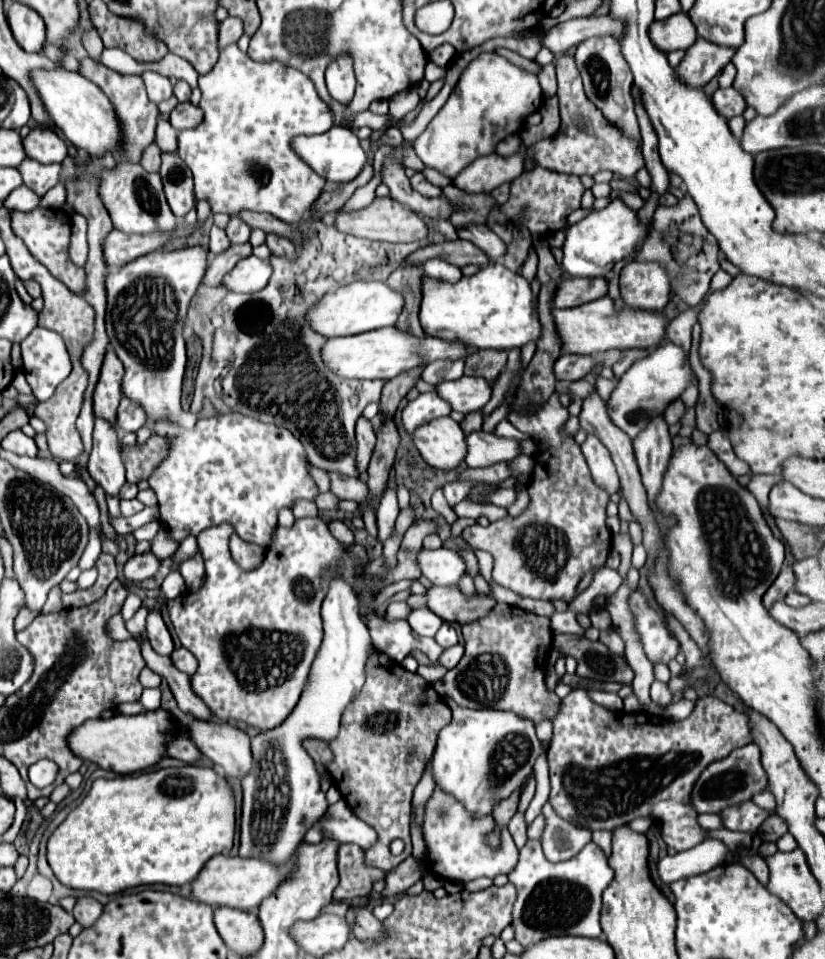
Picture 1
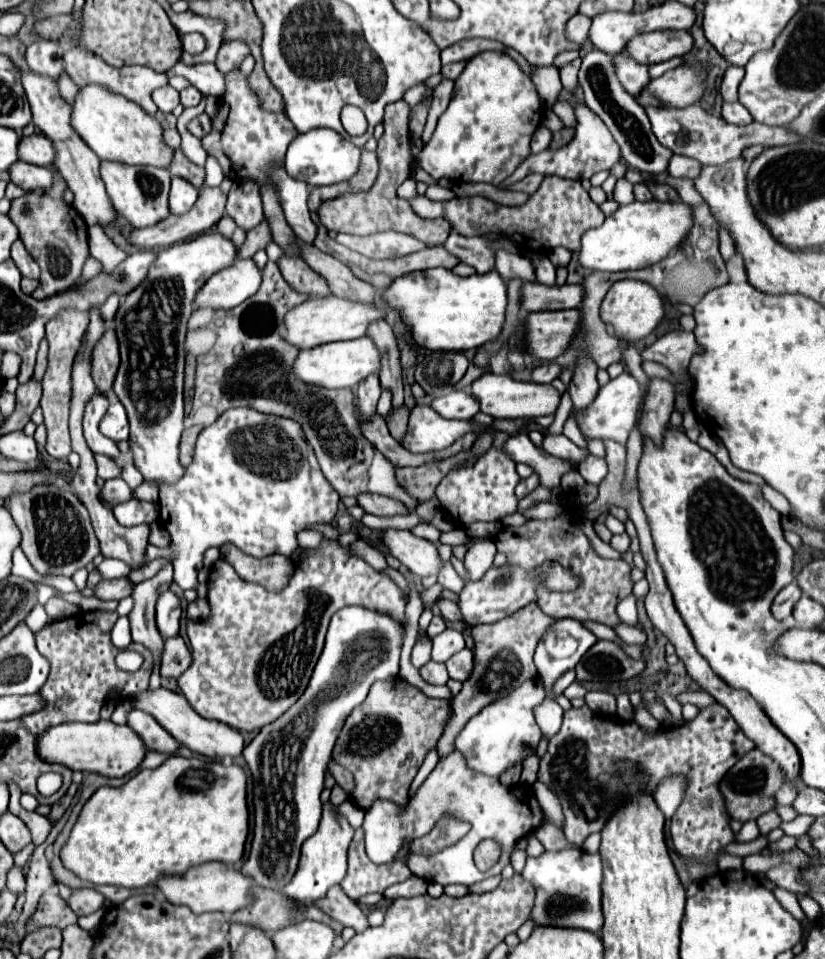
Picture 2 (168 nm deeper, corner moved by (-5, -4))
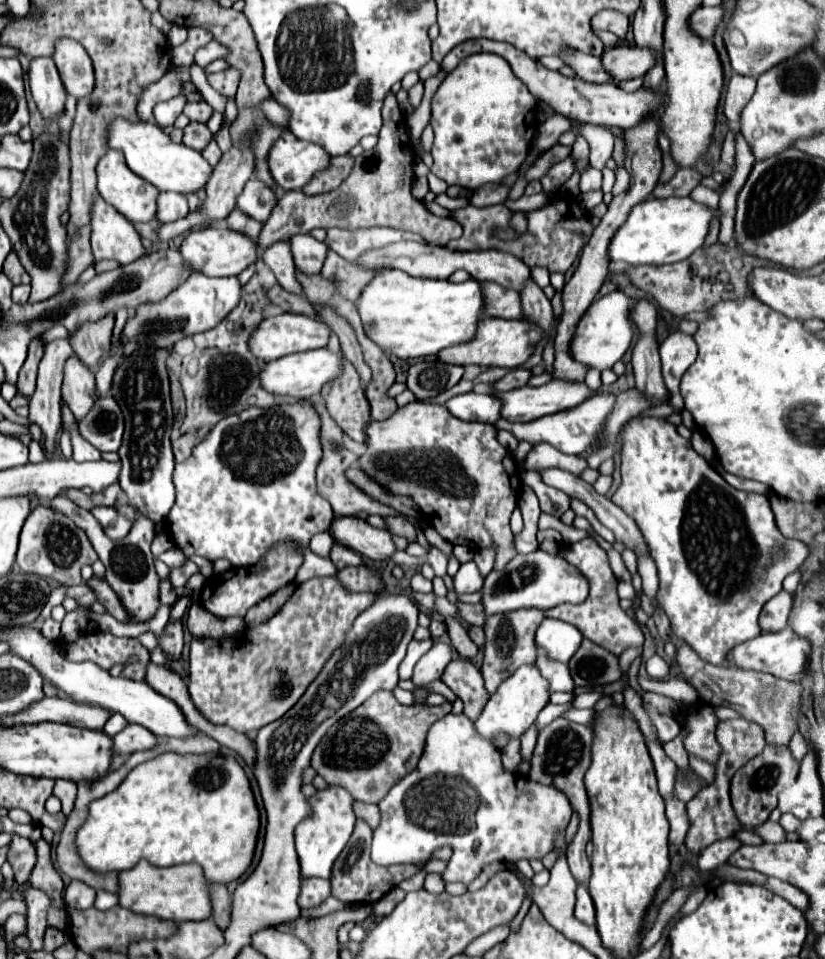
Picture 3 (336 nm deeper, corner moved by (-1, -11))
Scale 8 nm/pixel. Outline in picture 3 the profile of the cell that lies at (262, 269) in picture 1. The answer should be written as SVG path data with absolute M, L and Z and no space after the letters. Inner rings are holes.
M191 275L183 283L183 287L177 287L161 303L139 307L135 317L127 321L123 329L125 355L127 351L131 351L131 347L135 347L135 343L159 343L159 347L173 347L173 343L177 343L187 335L213 329L239 305L241 293L243 285L237 277Z

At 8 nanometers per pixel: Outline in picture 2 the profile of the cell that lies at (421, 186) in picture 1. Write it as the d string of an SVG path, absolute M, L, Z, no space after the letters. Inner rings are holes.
M429 186L425 196L429 200L451 200L451 198L455 198L455 192L451 188L443 188L443 186Z

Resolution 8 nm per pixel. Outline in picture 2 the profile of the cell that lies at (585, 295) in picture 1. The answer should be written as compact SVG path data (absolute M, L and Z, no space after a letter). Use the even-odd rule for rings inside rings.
M537 282L523 284L521 288L521 310L539 312L539 310L567 310L577 308L583 298L581 286L545 286Z

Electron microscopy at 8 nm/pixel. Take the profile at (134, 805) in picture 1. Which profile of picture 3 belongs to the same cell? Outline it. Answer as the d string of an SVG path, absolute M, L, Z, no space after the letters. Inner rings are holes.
M159 755L153 761L135 767L115 791L95 799L89 805L85 823L75 835L75 847L85 867L103 875L131 869L139 859L147 859L155 867L199 863L211 883L237 881L253 859L259 833L259 811L241 765L233 757L223 759L223 765L217 761L217 755Z

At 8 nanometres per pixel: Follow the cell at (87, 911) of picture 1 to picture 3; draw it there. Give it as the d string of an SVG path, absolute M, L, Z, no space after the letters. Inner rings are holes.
M71 881L71 883L65 887L63 899L65 899L67 909L85 911L85 909L91 909L91 907L93 907L95 895L97 895L95 889L87 887L85 883L75 883L75 881Z

